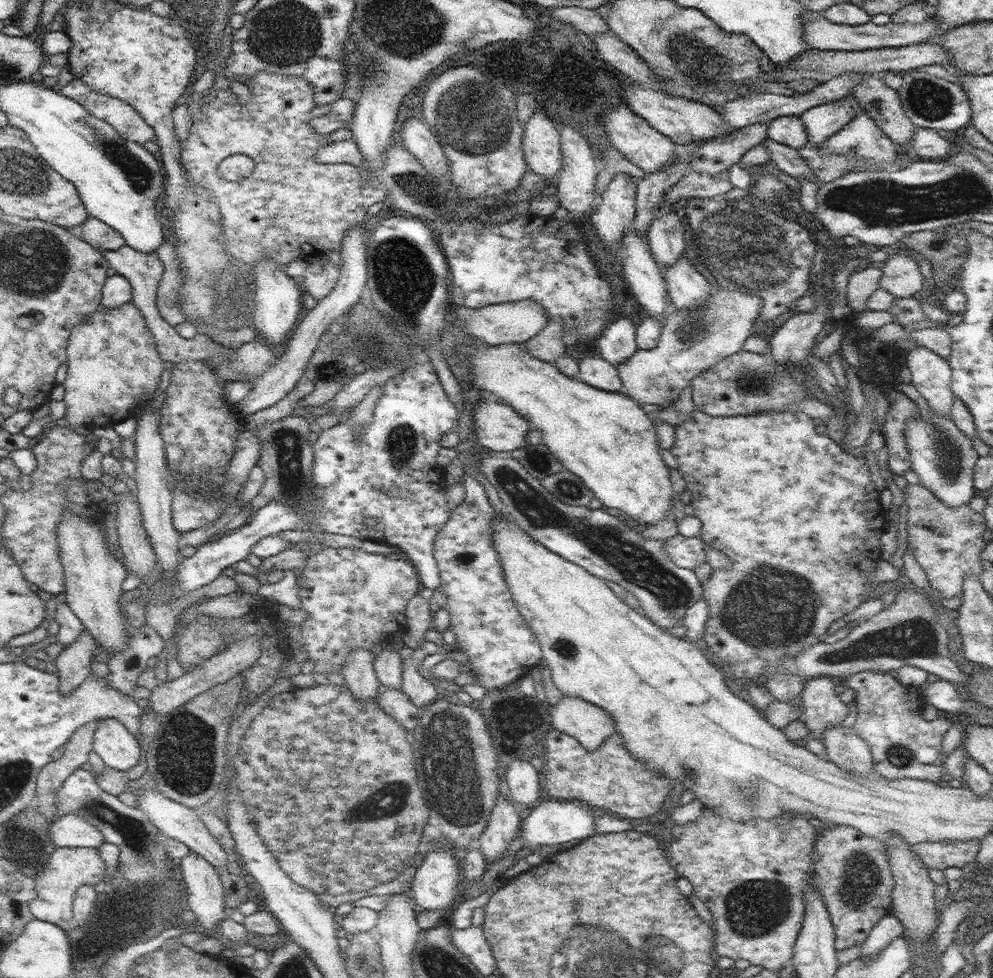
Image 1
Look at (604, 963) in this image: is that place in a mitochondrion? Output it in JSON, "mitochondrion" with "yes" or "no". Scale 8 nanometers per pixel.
{"mitochondrion":"yes"}

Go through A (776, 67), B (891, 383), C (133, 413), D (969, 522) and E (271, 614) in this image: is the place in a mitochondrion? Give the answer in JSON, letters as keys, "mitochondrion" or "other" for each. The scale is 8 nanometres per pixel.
{"A":"other","B":"other","C":"other","D":"mitochondrion","E":"other"}

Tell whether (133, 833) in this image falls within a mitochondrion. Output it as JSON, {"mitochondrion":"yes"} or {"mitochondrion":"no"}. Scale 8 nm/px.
{"mitochondrion":"yes"}

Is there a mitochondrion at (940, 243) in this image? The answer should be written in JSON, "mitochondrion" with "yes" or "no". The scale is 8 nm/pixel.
{"mitochondrion":"yes"}

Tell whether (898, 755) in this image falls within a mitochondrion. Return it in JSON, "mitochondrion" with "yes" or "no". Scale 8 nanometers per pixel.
{"mitochondrion":"yes"}

